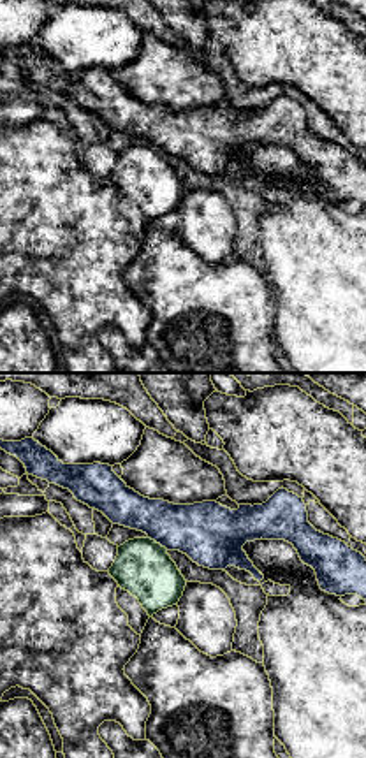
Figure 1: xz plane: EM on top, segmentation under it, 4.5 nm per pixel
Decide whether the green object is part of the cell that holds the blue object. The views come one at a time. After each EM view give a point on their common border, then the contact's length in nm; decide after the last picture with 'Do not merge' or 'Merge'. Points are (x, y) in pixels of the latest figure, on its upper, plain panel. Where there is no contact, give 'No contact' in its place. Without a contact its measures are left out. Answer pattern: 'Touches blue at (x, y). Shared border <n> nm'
Touches blue at (159, 148). Shared border 110 nm

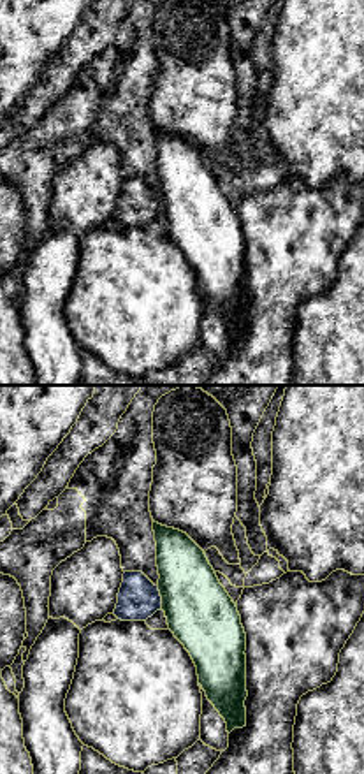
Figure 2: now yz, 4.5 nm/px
Touches blue at (160, 203). Shared border 110 nm

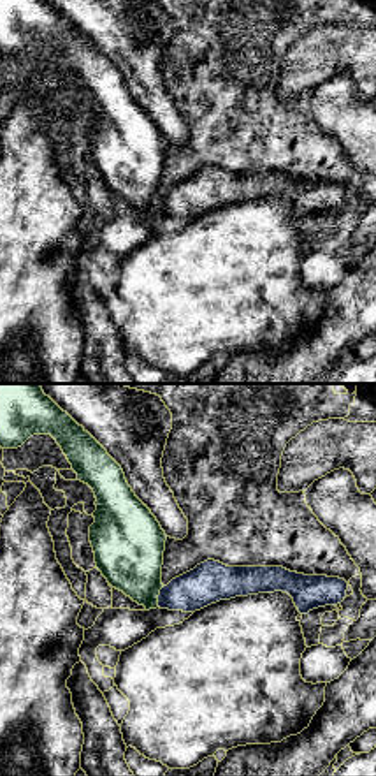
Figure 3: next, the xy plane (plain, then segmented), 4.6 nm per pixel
Touches blue at (159, 203). Shared border 100 nm

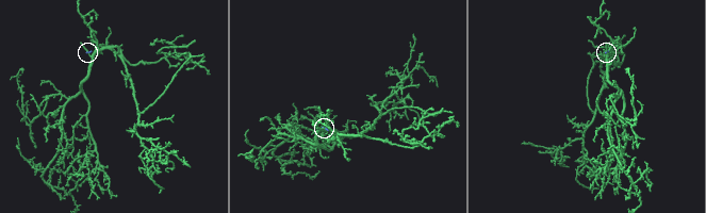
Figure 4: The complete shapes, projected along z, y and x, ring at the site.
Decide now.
Do not merge

